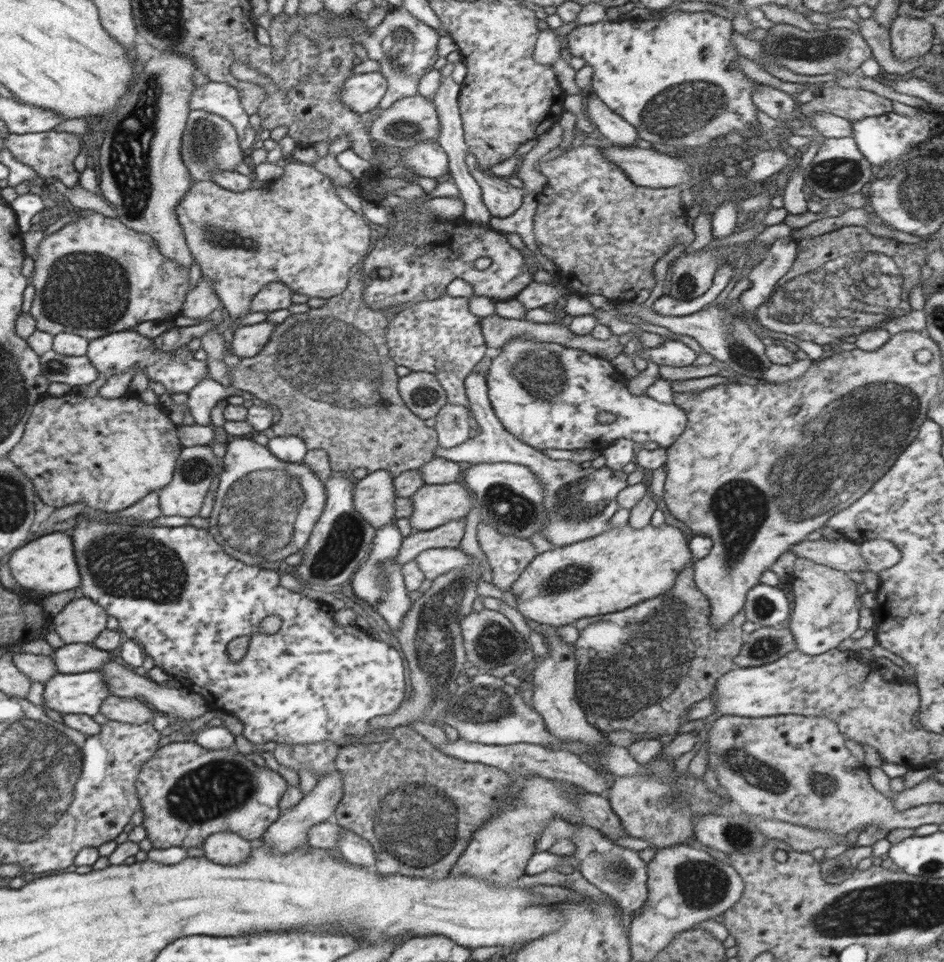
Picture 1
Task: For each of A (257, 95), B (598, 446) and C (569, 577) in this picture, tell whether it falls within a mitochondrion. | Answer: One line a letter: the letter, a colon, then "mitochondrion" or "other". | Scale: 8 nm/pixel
A: other
B: other
C: mitochondrion

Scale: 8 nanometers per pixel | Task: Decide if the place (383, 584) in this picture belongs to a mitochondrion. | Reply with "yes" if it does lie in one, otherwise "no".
yes

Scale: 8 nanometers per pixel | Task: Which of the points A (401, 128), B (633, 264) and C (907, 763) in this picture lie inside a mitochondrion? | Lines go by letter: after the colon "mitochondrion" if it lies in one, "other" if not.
A: mitochondrion
B: other
C: other

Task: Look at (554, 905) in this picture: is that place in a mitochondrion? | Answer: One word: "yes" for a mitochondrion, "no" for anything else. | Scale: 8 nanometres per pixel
no

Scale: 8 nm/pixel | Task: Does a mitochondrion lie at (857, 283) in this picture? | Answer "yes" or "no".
yes

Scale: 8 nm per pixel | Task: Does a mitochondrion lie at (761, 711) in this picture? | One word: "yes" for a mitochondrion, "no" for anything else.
no

